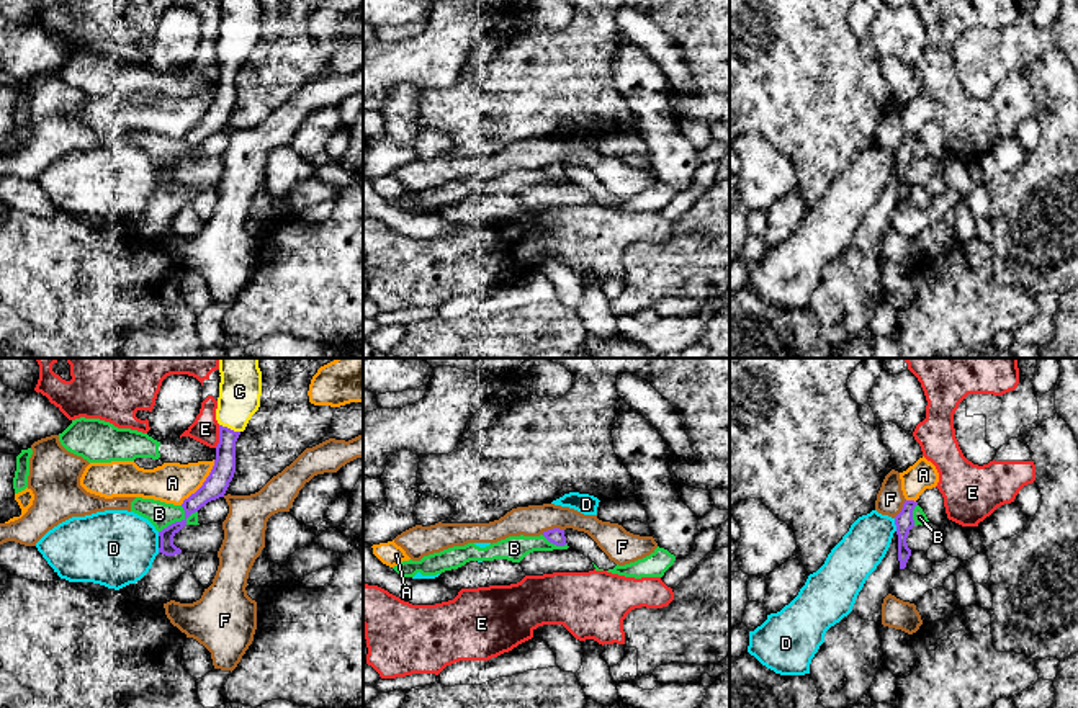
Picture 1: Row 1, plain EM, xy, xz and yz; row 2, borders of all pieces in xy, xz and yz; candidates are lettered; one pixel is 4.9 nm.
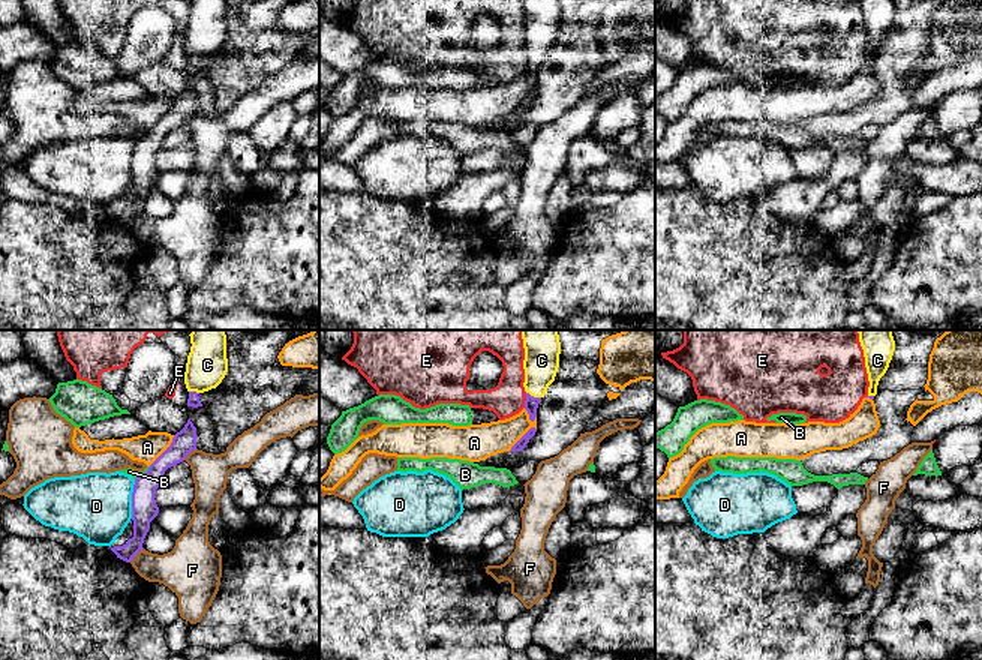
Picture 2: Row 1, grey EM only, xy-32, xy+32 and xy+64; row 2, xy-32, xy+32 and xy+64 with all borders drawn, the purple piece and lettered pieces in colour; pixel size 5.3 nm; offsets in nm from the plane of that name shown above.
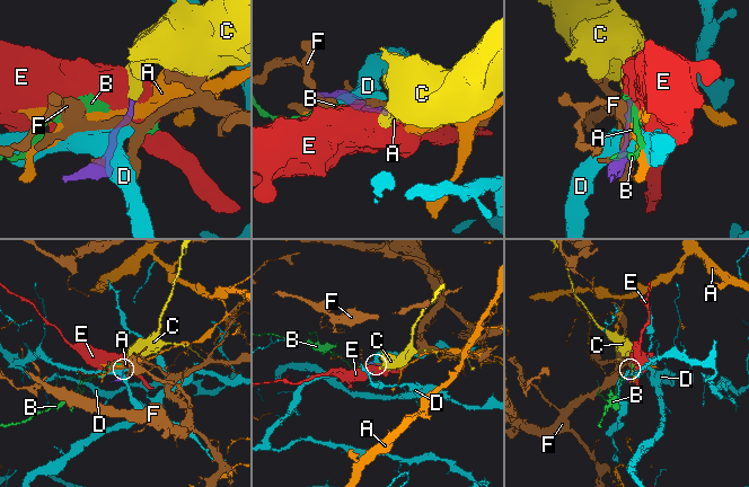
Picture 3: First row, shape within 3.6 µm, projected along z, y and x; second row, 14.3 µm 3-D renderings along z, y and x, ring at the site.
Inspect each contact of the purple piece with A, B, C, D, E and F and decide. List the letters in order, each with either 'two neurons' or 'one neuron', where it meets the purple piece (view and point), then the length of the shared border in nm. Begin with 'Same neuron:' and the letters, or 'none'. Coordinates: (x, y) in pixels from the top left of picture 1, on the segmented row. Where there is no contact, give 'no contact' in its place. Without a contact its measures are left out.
Same neuron: C
A: two neurons; contact xy (203, 483); length 280 nm
B: two neurons; contact xy (177, 522); length 220 nm
C: one neuron; contact xy (229, 429); length 110 nm
D: two neurons; contact yz (895, 524); length 70 nm
E: two neurons; contact xy (220, 437); length 110 nm
F: two neurons; contact xz (553, 528); length 110 nm

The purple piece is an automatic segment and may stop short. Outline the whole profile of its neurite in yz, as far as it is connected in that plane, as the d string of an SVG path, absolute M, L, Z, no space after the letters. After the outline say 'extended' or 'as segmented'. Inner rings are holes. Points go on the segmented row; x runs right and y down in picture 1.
M905 500L901 512L895 517L896 535L898 535L898 561L900 569L906 567L906 562L911 556L906 538L910 530L914 527L913 510L918 505L914 500Z; as segmented

